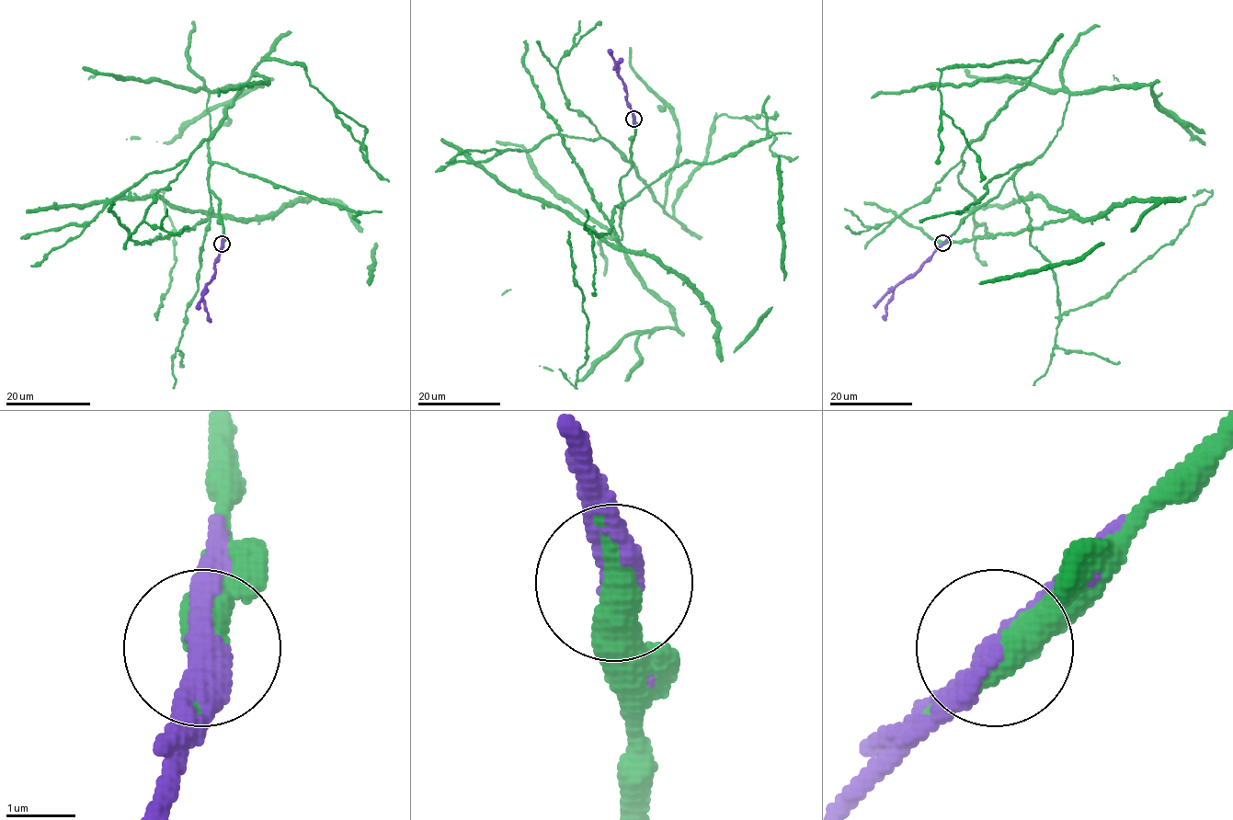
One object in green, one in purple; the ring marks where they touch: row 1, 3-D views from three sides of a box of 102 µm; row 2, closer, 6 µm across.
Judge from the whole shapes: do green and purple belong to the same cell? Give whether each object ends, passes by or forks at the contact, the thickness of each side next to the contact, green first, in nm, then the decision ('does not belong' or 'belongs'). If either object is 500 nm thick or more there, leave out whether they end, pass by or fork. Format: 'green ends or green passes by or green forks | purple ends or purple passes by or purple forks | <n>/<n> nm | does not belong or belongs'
green passes by | purple passes by | 400/280 nm | belongs

